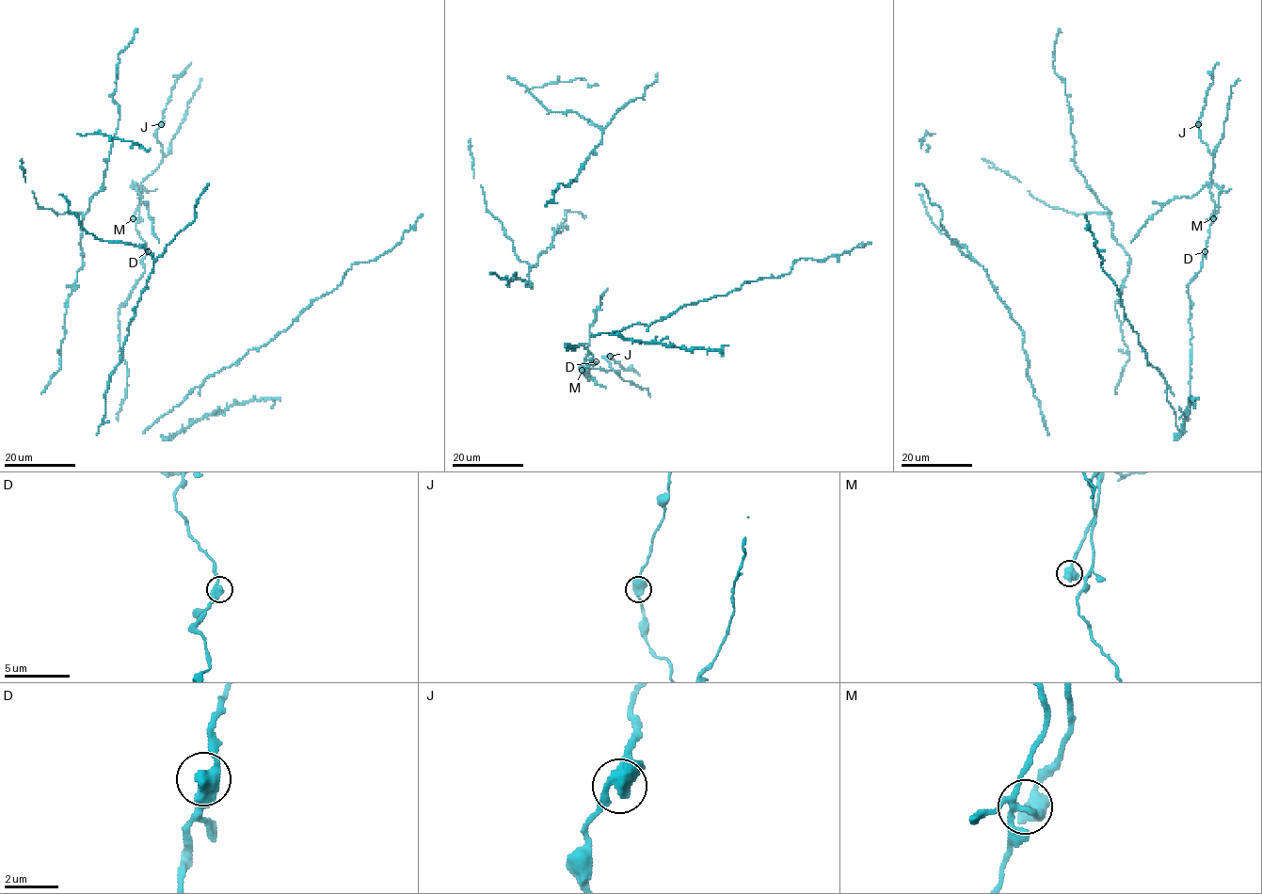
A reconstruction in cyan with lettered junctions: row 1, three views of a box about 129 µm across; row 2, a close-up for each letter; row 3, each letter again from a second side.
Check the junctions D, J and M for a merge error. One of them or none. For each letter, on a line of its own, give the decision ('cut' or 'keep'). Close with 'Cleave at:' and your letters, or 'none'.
D: keep
J: keep
M: cut
Cleave at: M

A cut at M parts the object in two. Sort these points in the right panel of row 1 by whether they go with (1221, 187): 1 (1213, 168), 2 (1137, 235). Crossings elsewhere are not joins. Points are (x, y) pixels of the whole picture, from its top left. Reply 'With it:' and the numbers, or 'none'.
With it: 2

